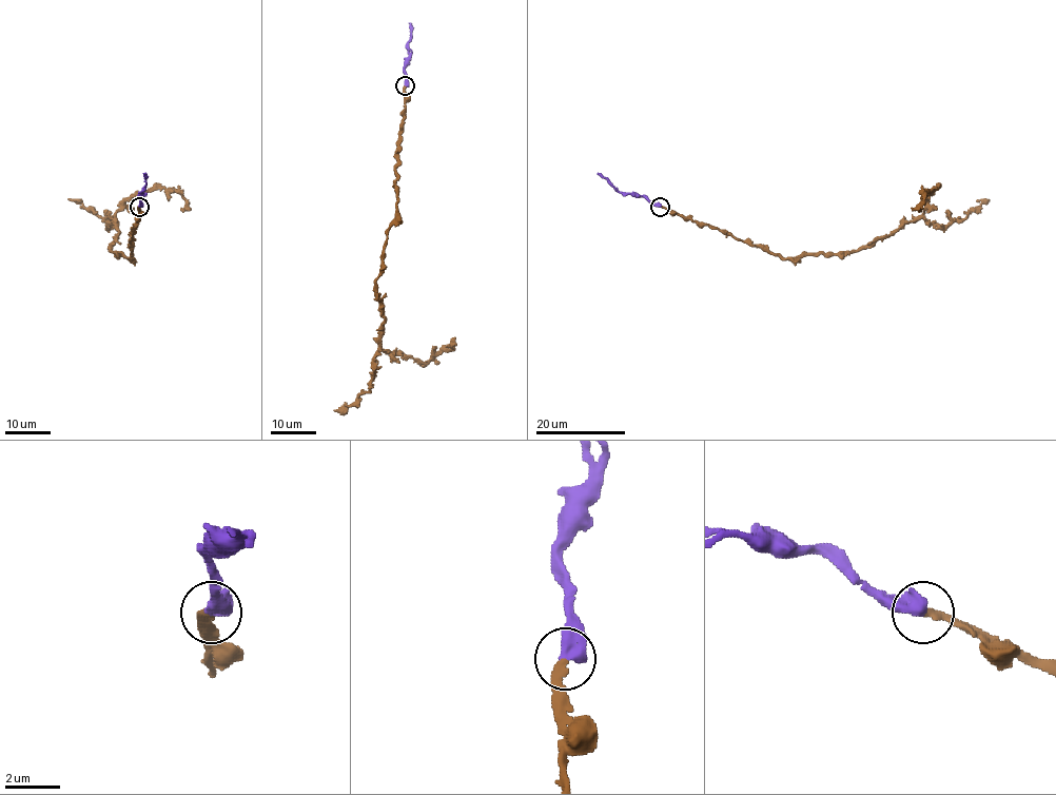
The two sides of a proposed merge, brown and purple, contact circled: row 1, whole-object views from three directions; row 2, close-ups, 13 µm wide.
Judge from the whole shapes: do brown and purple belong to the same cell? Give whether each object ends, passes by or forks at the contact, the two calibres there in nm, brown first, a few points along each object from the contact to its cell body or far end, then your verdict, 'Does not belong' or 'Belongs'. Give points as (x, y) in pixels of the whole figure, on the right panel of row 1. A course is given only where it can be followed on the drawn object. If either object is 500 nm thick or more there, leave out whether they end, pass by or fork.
Thickness 280 nm (brown) against 600 nm. Course of brown: (660, 207), (764, 246), (784, 258), (845, 254), (873, 245), (915, 221), (936, 189), (927, 190), (912, 208). Course of purple: (660, 207), (643, 196), (618, 192), (597, 173). Belongs

